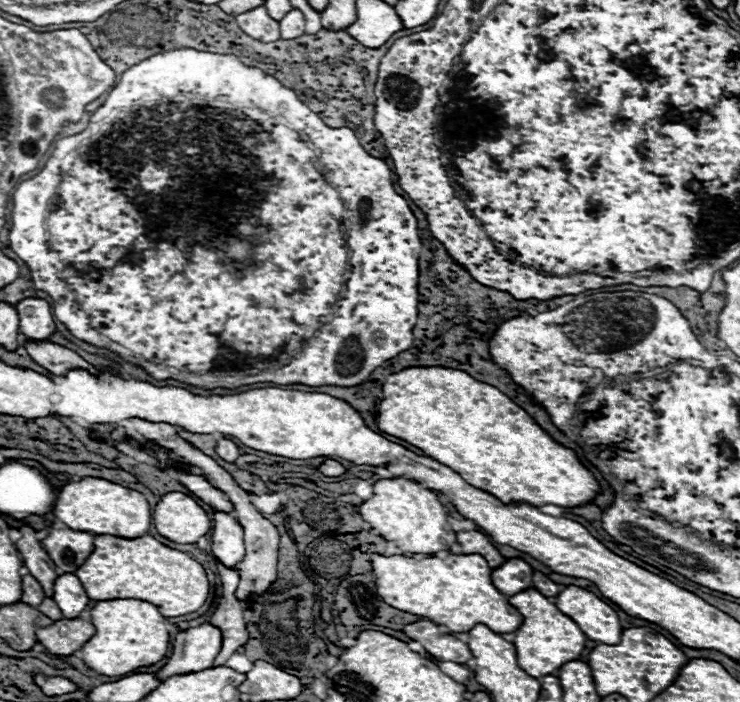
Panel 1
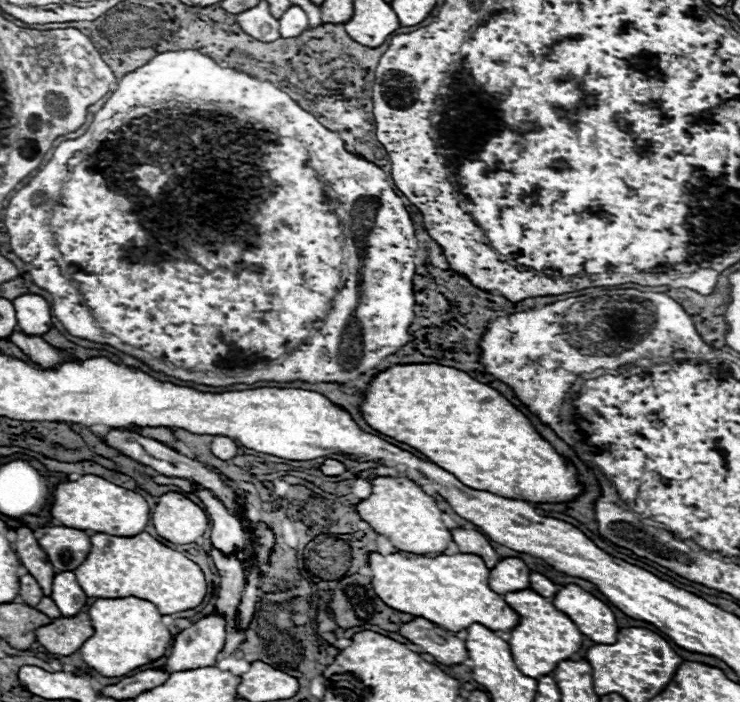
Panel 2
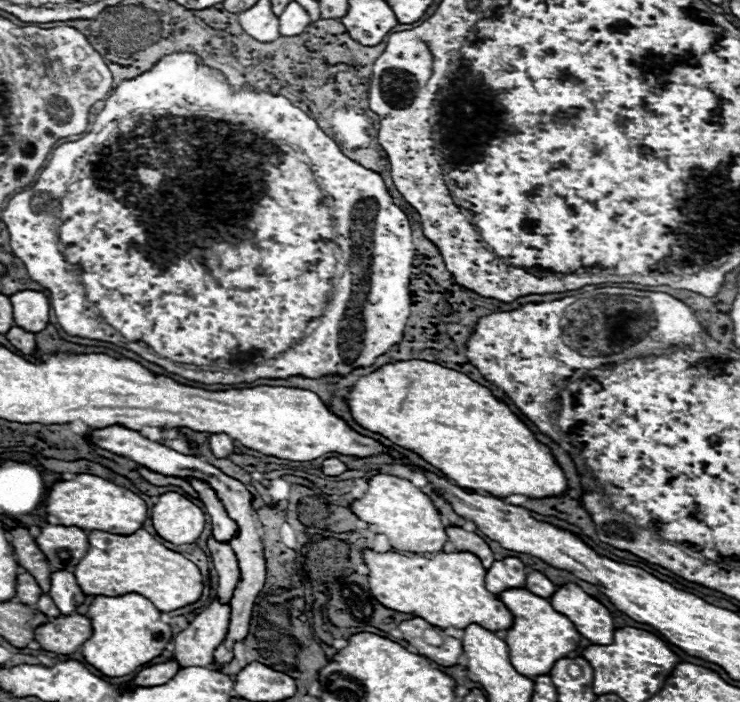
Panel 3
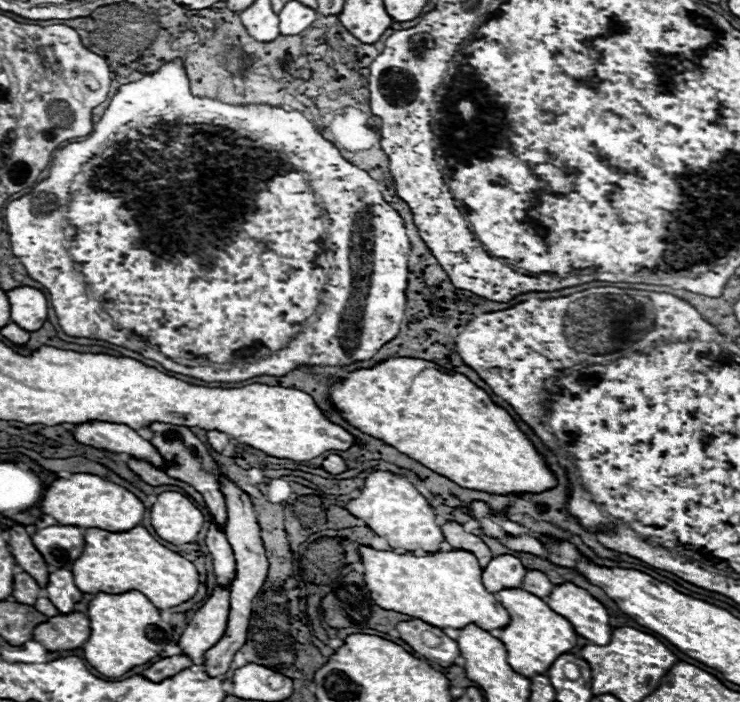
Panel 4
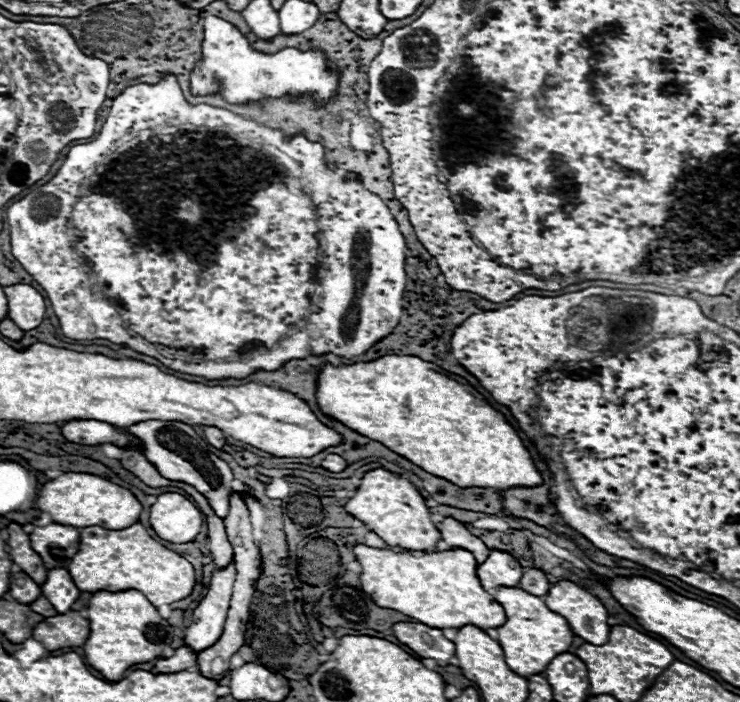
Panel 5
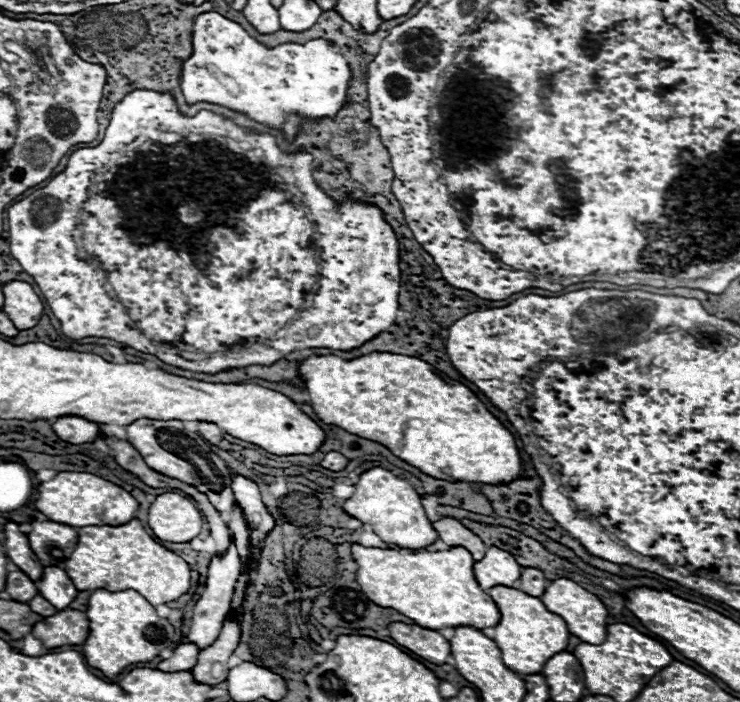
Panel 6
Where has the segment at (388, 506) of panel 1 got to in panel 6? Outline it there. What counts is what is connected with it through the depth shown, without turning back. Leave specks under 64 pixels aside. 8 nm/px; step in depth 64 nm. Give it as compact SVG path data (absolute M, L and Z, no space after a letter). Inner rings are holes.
M380 466L366 470L360 474L360 480L354 484L354 488L356 492L342 504L342 510L348 516L358 518L362 524L368 524L382 542L418 550L430 546L438 538L432 522L426 518L426 512L420 504L420 494L414 492L406 480L396 478L390 470L384 470Z

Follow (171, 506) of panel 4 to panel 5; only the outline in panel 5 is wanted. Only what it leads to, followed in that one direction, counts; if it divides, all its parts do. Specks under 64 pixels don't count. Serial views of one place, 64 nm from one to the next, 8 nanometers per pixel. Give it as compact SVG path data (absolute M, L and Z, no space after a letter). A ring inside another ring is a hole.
M166 492L150 508L150 526L166 542L192 542L204 524L202 512L182 494Z

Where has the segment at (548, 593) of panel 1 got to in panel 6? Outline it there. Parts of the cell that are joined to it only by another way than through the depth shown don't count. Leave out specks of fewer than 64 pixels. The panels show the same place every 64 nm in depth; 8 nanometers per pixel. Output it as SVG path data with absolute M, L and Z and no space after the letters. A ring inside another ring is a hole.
M524 568L518 578L518 588L530 596L542 596L542 592L546 590L548 584L550 584L550 580L538 568Z

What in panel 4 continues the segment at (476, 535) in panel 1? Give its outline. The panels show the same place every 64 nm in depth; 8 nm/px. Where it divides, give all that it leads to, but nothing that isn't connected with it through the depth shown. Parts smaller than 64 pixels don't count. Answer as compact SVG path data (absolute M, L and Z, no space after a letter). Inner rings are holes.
M446 522L446 524L442 524L440 528L442 528L444 536L446 536L446 542L448 542L452 548L472 552L472 554L478 558L478 562L480 562L482 568L488 564L488 560L492 560L490 548L488 548L478 536L468 534L468 532L462 528L462 524L458 524L458 522Z

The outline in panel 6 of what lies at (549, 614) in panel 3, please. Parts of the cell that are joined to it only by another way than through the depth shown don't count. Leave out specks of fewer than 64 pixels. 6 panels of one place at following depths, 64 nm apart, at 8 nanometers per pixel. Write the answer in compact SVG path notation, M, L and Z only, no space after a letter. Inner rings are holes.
M494 586L488 590L488 596L492 596L492 600L500 610L500 622L498 626L494 626L496 636L492 640L498 644L502 652L502 660L508 668L512 668L522 676L538 674L542 672L548 658L566 650L570 636L566 622L558 614L548 612L538 598L508 586Z

